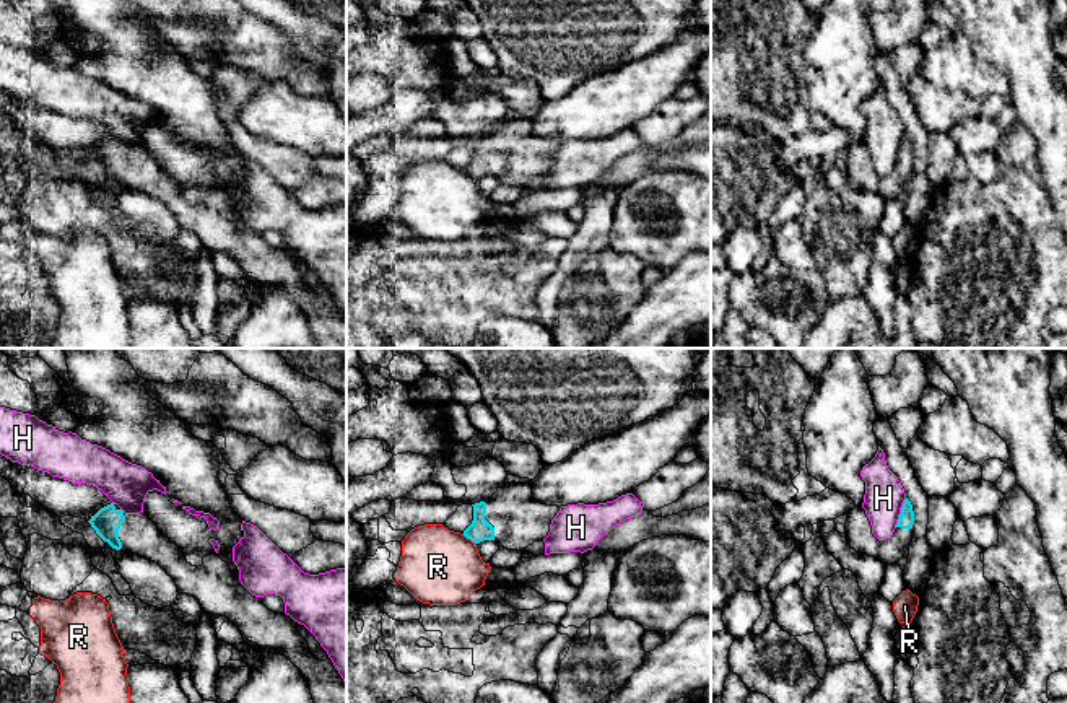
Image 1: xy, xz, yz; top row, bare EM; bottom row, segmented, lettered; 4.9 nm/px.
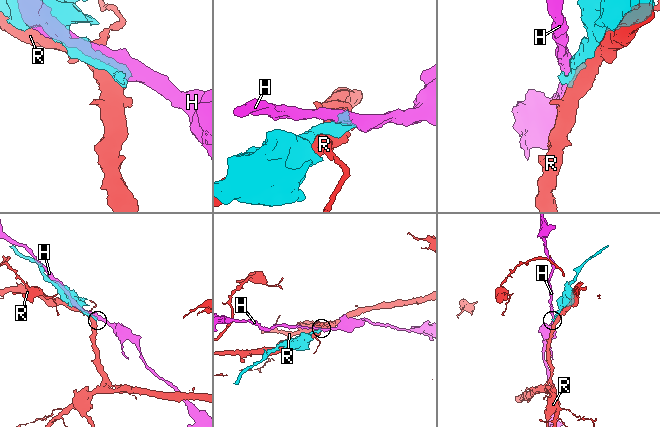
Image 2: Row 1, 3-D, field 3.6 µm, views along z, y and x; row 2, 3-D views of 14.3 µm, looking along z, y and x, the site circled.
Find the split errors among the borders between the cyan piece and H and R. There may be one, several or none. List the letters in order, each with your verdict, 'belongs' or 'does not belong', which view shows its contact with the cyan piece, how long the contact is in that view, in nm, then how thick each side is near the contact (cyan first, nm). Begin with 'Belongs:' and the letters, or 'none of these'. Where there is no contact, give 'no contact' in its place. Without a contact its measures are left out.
Belongs: none of these
H: does not belong; contact in yz; length 160 nm; calibres 80 and 200 nm
R: does not belong; contact in xz; length 90 nm; calibres 110 and 380 nm

